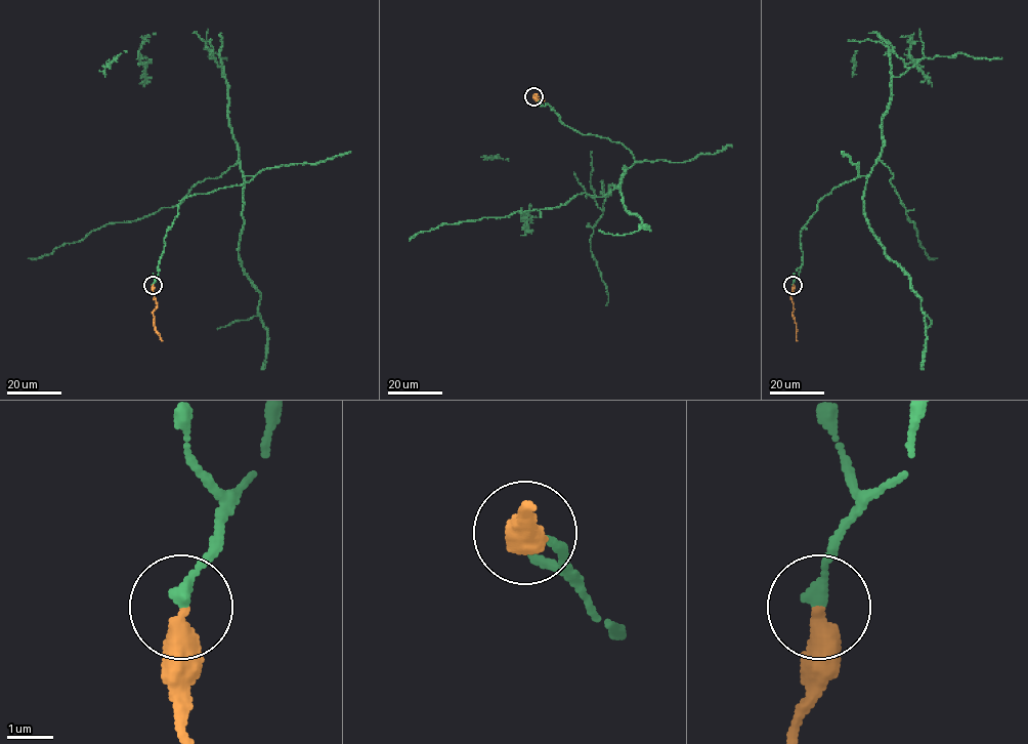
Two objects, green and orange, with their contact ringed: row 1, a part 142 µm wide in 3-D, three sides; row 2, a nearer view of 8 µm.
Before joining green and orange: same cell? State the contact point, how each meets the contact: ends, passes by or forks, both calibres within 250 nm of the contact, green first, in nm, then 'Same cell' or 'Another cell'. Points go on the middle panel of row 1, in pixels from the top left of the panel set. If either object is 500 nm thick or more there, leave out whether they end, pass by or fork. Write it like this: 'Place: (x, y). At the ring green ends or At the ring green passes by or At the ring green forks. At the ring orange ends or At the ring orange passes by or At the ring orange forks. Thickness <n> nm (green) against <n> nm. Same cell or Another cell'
Place: (533, 96). At the ring green ends. At the ring orange ends. Thickness 300 nm (green) against 440 nm. Another cell

